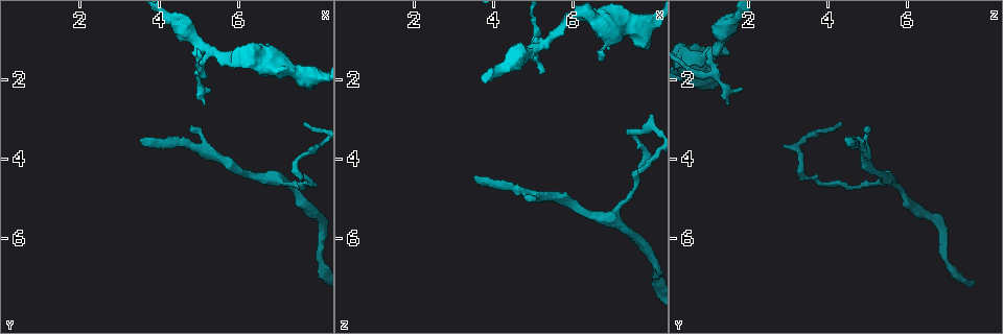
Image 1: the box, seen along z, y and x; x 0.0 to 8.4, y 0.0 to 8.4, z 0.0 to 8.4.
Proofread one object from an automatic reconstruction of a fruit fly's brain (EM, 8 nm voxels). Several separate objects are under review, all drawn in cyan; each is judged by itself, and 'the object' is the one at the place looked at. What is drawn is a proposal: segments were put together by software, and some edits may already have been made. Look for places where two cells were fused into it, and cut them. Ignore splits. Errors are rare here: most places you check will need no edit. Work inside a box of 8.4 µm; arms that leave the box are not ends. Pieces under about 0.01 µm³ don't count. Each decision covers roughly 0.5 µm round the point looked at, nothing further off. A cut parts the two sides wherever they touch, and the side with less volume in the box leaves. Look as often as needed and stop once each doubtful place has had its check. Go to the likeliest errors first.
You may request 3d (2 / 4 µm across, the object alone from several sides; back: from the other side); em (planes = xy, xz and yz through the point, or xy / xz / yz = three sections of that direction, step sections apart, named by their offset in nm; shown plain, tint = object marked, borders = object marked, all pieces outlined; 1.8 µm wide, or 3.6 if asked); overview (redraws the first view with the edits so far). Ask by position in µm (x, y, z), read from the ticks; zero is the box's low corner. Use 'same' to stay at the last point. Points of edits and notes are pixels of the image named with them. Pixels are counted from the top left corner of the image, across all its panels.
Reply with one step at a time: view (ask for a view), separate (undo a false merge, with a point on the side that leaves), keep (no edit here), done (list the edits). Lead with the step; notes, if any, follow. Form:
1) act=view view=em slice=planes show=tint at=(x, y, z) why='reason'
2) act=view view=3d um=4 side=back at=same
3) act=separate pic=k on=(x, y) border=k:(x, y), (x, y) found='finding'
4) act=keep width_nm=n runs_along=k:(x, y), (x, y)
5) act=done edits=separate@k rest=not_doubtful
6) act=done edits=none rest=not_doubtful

act=view view=em slice=planes show=tint at=(5.25, 1.35, 1.10) why='branch point'

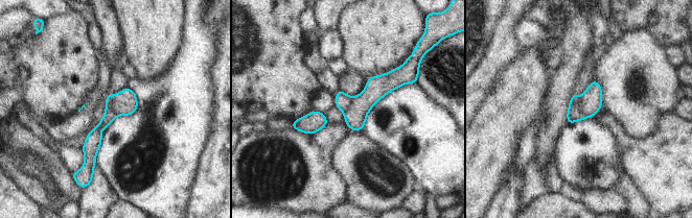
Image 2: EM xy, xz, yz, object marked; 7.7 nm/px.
act=separate pic=2 on=(109, 116) width_nm=190 part_leaving=2:(110, 98), (90, 167) found='two cells meet here'

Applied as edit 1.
act=view view=overview why='redraw'

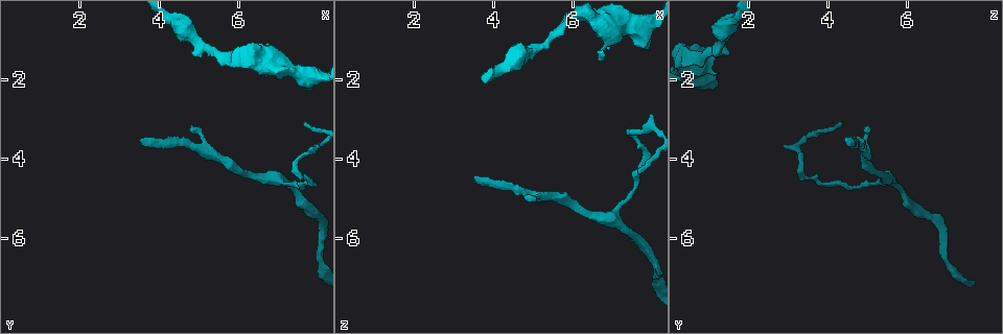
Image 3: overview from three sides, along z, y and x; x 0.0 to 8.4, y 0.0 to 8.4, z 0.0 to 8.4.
act=view view=em slice=planes show=tint at=(6.95, 4.50, 5.45) why='arms part here'

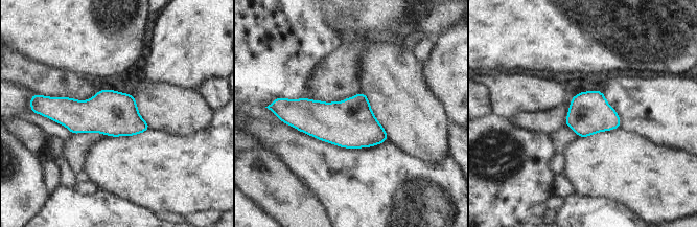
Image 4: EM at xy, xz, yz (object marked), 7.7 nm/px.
act=keep found='one cell here'

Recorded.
act=view view=3d um=4 at=(7.35, 4.25, 3.35)

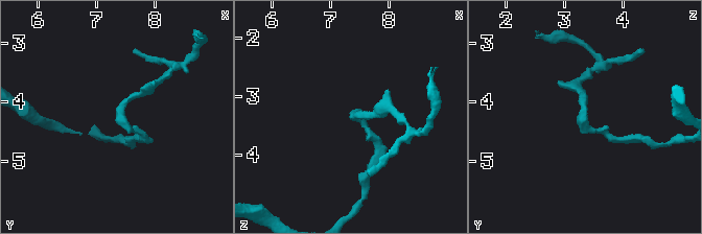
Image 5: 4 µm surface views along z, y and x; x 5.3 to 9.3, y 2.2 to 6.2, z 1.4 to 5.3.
act=view view=em slice=planes show=tint at=(7.40, 4.25, 3.30) why='need the tissue'

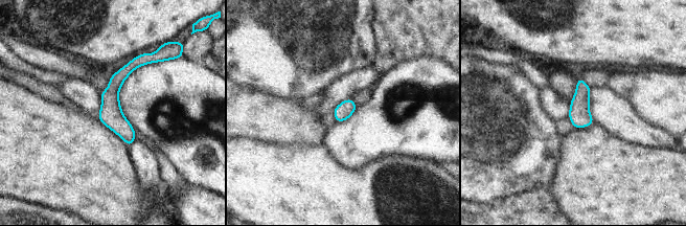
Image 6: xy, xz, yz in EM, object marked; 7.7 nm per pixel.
act=keep found='one cell here'

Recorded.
act=done edits=separate@2 rest=not_doubtful

